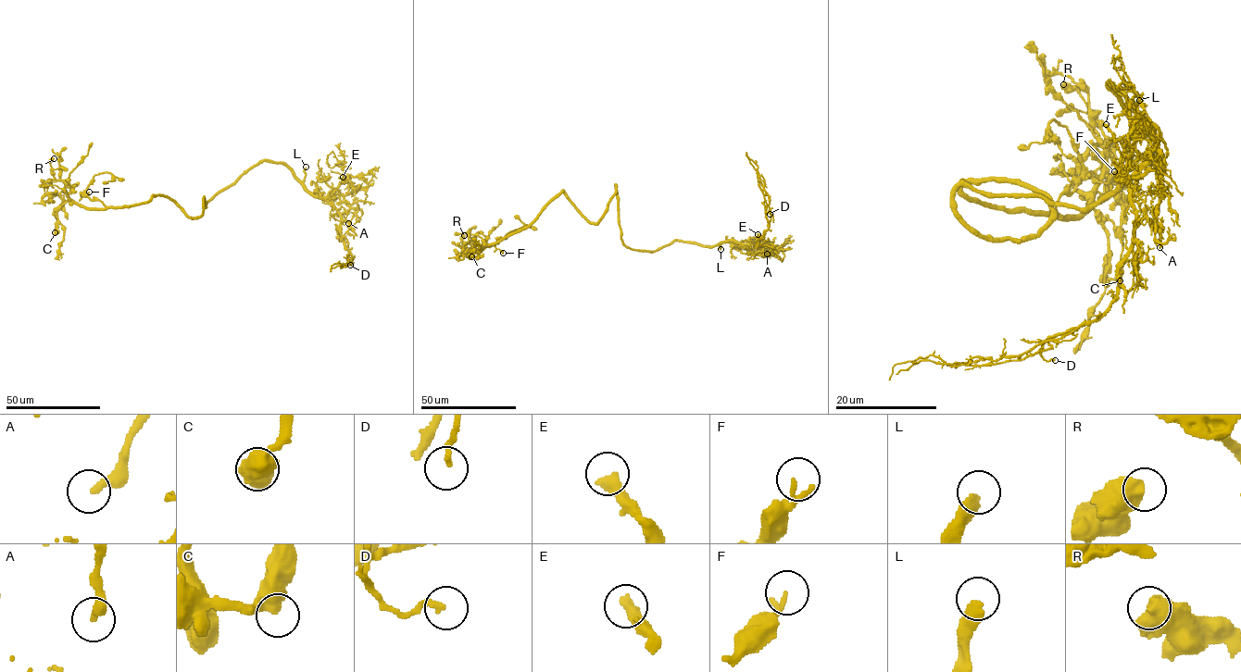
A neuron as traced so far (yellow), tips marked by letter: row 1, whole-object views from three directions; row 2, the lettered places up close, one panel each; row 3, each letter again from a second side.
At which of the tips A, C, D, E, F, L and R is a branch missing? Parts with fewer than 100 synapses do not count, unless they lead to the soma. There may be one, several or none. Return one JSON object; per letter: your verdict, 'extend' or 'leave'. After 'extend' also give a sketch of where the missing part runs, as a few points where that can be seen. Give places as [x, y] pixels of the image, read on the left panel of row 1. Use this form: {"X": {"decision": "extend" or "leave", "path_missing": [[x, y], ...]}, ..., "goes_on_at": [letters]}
{"A": {"decision": "leave"}, "C": {"decision": "leave"}, "D": {"decision": "leave"}, "E": {"decision": "leave"}, "F": {"decision": "leave"}, "L": {"decision": "extend", "path_missing": [[306, 167], [304, 156], [283, 146], [288, 152], [303, 151]]}, "R": {"decision": "leave"}, "goes_on_at": ["L"]}

